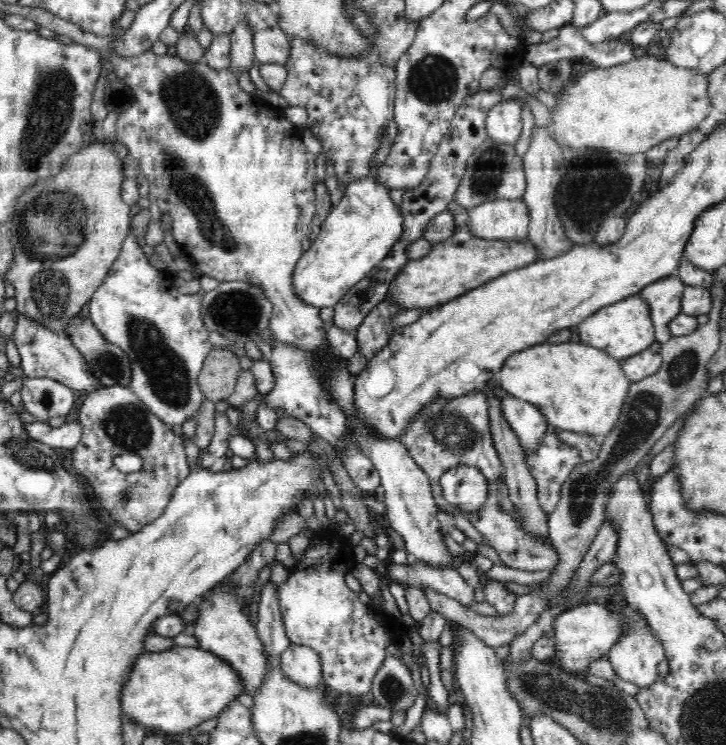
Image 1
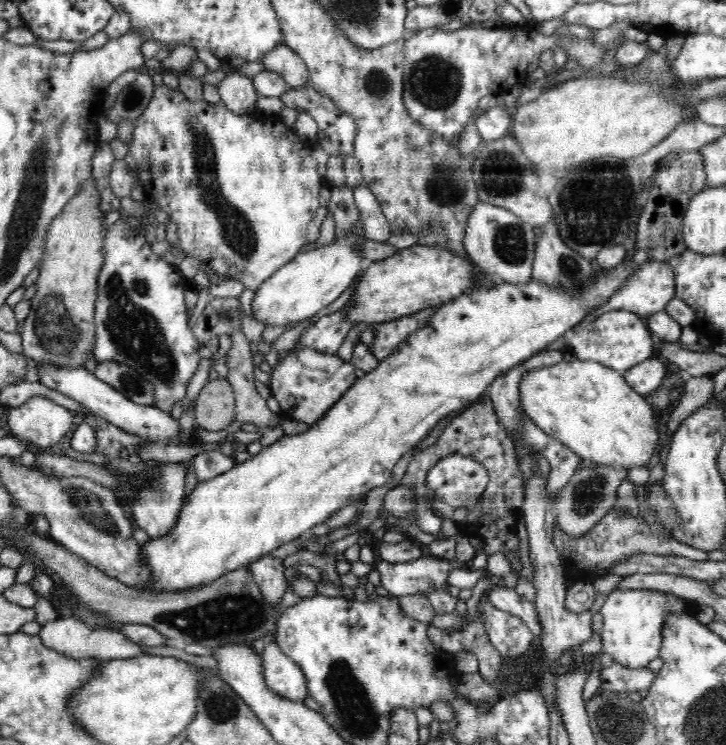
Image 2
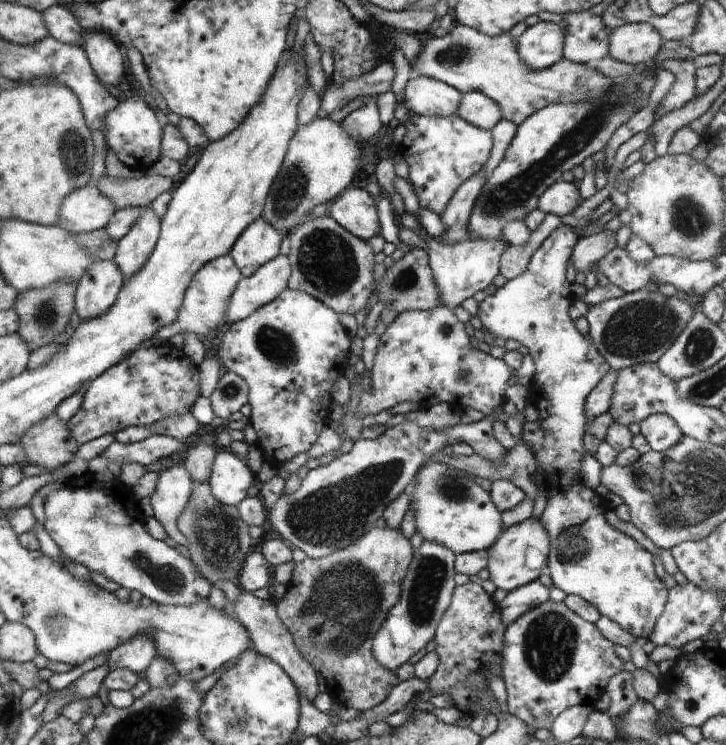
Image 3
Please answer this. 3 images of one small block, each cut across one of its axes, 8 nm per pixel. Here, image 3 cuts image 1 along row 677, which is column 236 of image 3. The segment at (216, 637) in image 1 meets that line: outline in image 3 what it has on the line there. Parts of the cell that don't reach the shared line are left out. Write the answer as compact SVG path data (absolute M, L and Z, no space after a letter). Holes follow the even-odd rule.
M255 218L244 229L232 245L229 255L234 260L244 278L252 276L260 266L264 266L280 255L281 234L264 218Z

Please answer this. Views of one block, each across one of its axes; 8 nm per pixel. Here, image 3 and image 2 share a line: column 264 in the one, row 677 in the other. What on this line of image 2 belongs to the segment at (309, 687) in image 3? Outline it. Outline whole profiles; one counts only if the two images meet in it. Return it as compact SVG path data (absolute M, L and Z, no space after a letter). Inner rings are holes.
M614 662L608 668L600 669L598 678L602 684L600 690L606 692L640 691L649 689L656 678L656 672L644 667L631 669Z

